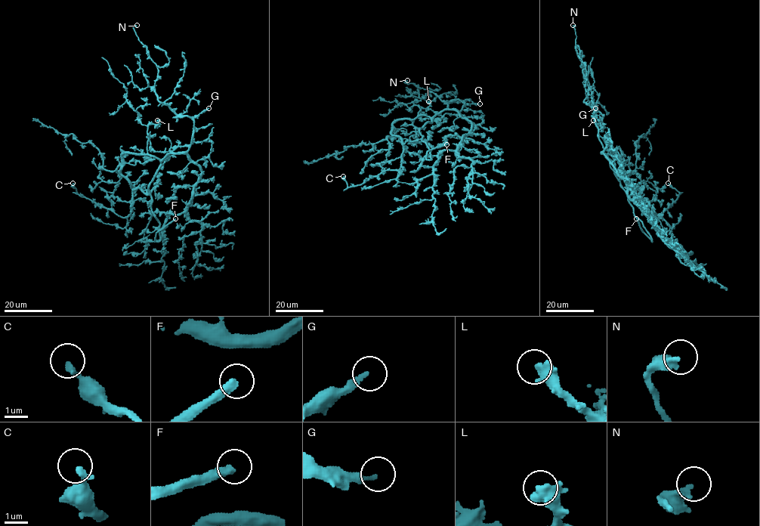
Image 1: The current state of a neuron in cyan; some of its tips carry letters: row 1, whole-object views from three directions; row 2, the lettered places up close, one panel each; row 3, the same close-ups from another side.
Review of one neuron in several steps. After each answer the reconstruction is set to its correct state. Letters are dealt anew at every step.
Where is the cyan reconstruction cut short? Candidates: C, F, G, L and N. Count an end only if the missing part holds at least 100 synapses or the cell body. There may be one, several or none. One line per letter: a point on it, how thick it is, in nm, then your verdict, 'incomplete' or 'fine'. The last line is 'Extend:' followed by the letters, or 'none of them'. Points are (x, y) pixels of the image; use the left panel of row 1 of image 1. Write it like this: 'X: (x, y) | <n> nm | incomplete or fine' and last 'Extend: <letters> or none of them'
C: (72, 183) | 280 nm | fine
F: (175, 218) | 360 nm | incomplete
G: (208, 108) | 240 nm | fine
L: (157, 120) | 400 nm | fine
N: (137, 25) | 360 nm | fine
Extend: F

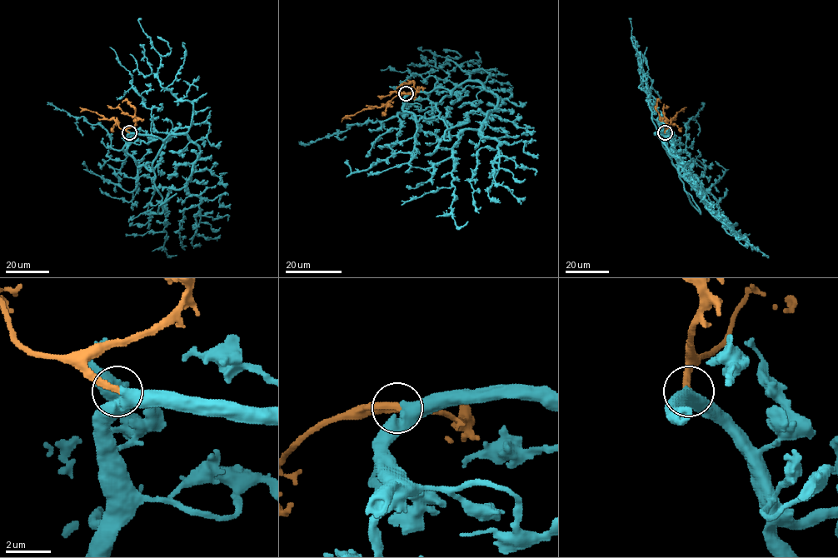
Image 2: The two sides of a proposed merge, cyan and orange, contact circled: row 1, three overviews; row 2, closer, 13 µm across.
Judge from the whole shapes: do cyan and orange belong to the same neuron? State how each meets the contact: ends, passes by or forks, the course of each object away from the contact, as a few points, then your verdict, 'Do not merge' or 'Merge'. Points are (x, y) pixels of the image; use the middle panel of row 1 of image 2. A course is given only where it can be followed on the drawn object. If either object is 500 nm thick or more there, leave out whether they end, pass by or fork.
At the ring cyan passes by. At the ring orange ends. Course of cyan: (406, 94), (478, 81), (498, 98), (481, 127), (463, 129), (453, 146), (451, 214), (459, 226), (468, 221). Course of orange: (406, 94), (395, 96), (385, 105), (347, 115), (341, 122). Merge

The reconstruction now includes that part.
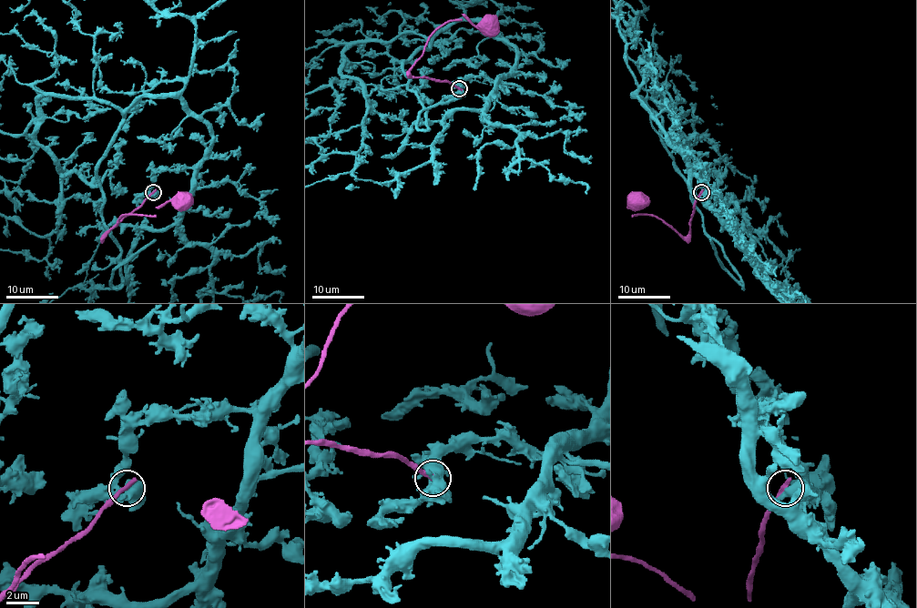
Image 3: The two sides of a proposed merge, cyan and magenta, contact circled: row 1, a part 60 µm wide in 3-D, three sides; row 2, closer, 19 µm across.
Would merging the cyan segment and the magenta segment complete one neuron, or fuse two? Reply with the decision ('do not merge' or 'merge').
do not merge

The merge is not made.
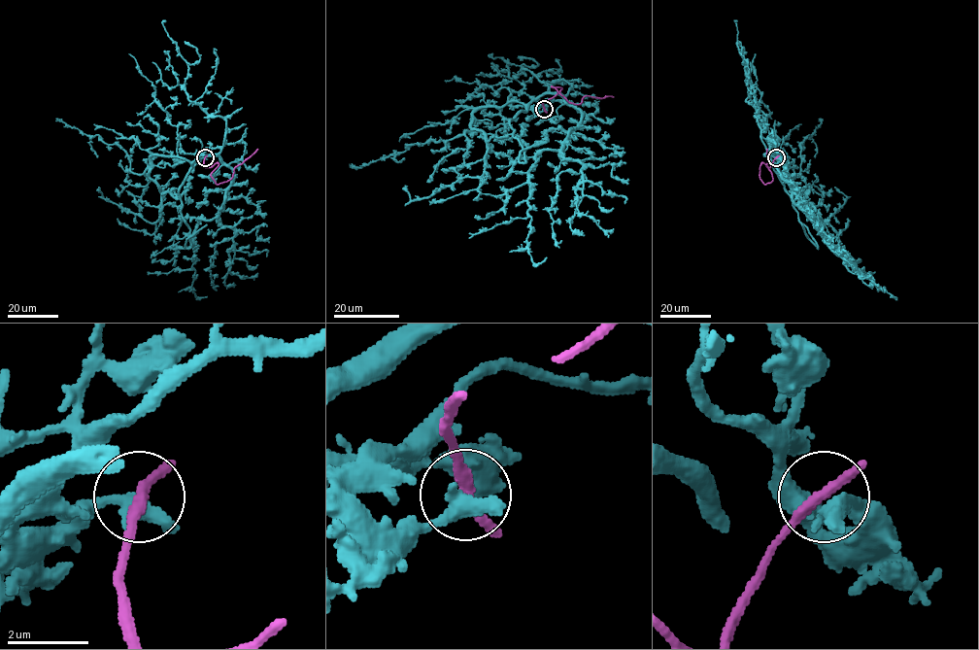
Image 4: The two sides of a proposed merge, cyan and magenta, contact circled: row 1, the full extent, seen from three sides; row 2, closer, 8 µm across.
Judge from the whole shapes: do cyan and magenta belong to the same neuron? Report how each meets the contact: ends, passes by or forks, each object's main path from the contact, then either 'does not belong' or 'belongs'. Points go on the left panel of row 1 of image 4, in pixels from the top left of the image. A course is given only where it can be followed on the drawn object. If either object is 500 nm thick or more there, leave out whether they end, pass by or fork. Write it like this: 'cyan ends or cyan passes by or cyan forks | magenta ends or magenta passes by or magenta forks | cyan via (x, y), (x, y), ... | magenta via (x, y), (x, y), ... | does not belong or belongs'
cyan via (205, 157), (185, 153), (182, 136), (176, 155), (151, 157), (161, 194), (152, 223), (107, 201), (98, 187) | magenta via (205, 157), (206, 167), (218, 163), (211, 174), (218, 184), (229, 180), (236, 166), (257, 149) | does not belong

